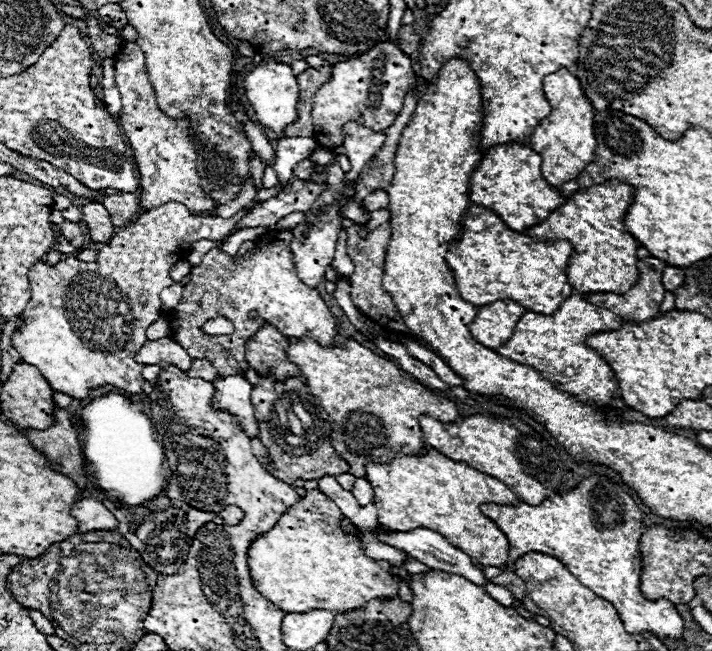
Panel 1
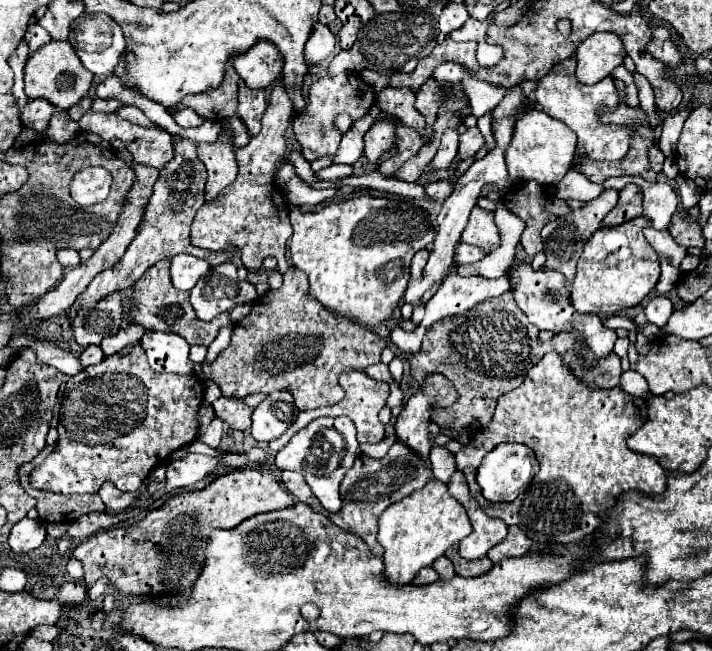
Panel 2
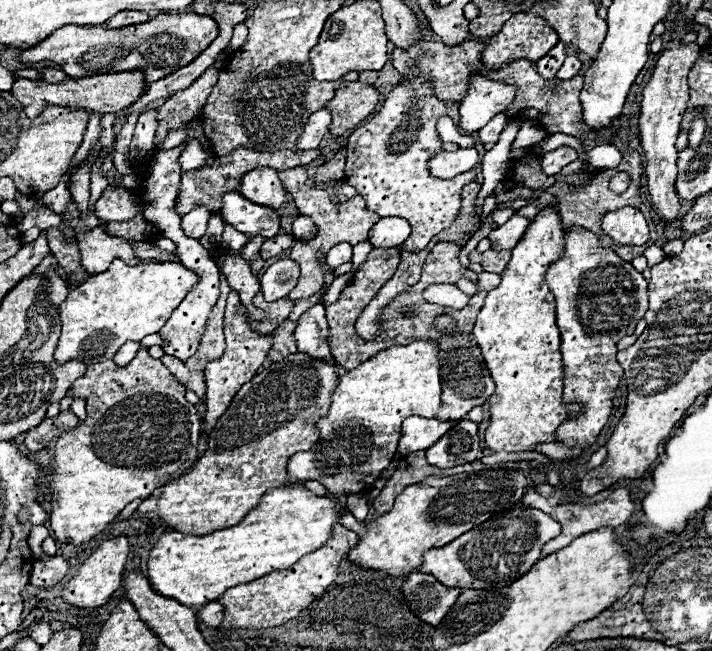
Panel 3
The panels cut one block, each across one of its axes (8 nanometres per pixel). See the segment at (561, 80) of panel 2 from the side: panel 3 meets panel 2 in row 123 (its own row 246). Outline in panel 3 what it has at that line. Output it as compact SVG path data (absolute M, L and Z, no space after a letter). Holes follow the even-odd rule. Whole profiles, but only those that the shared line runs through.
M570 226L564 230L564 252L546 270L546 284L556 298L556 318L562 336L562 358L566 368L564 402L580 402L584 408L580 418L564 422L558 428L556 436L566 446L590 446L596 442L600 430L608 422L614 390L618 388L622 376L622 366L616 360L616 342L628 334L634 334L638 320L648 310L648 282L642 272L638 272L630 262L618 258L612 248L600 246L598 236L594 232L588 232L580 226Z

